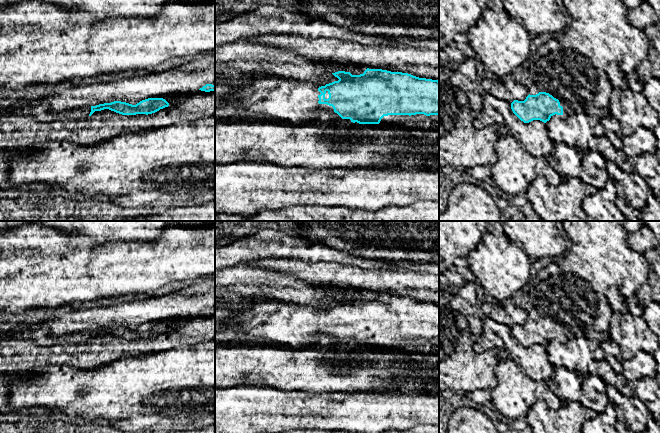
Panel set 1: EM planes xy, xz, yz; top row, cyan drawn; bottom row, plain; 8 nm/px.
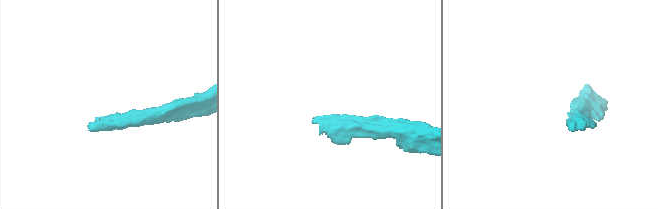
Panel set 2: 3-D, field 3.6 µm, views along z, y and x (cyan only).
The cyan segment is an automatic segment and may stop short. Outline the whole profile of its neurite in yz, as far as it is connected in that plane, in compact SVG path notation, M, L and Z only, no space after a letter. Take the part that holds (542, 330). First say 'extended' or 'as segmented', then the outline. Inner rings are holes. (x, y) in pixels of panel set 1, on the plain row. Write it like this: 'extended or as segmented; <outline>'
as segmented; M546 316L528 319L524 325L514 324L511 327L513 337L524 347L540 344L544 347L557 338L563 339L563 331L558 323Z

